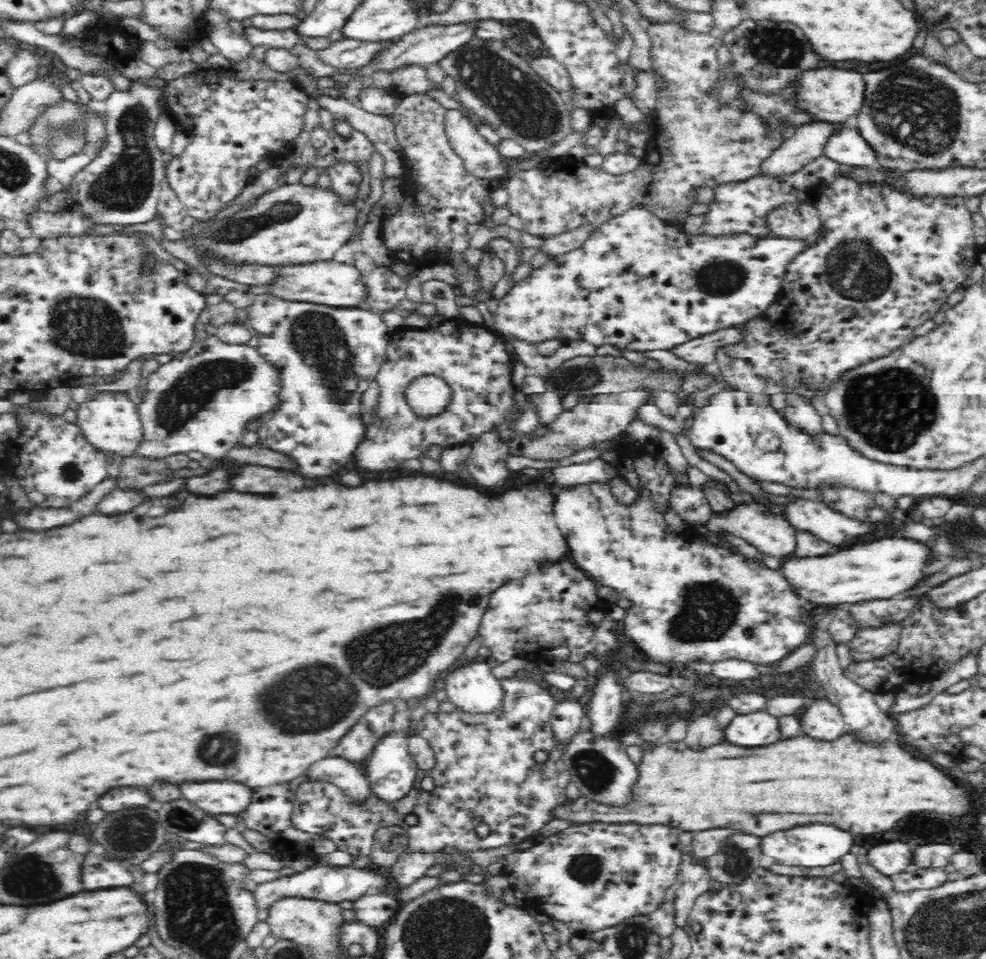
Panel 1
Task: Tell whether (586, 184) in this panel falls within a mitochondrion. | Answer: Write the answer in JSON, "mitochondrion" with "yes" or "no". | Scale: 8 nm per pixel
{"mitochondrion":"no"}

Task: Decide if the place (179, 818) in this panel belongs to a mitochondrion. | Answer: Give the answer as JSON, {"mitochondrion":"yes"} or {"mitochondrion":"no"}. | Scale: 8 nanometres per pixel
{"mitochondrion":"yes"}

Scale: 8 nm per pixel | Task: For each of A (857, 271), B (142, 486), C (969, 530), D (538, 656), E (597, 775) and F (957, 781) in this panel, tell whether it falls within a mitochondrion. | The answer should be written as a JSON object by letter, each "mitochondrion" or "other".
{"A":"mitochondrion","B":"other","C":"mitochondrion","D":"other","E":"mitochondrion","F":"other"}

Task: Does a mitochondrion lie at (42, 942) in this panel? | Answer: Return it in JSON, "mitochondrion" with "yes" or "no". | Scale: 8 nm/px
{"mitochondrion":"no"}

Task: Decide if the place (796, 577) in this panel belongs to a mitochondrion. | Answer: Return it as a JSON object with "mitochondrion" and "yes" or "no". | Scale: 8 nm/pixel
{"mitochondrion":"no"}

